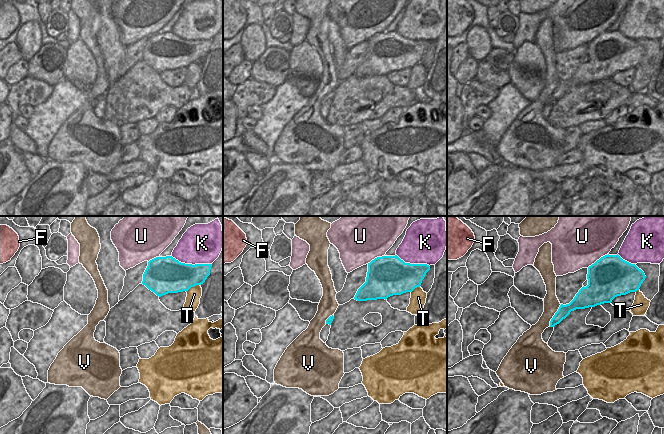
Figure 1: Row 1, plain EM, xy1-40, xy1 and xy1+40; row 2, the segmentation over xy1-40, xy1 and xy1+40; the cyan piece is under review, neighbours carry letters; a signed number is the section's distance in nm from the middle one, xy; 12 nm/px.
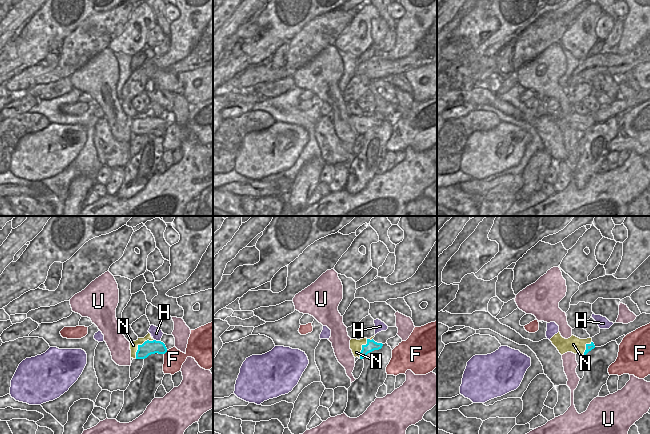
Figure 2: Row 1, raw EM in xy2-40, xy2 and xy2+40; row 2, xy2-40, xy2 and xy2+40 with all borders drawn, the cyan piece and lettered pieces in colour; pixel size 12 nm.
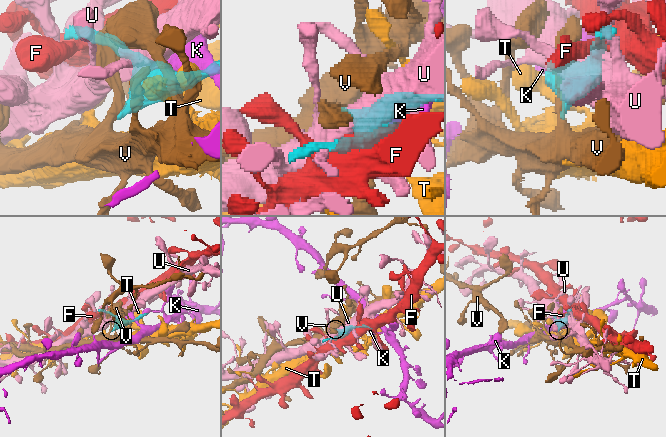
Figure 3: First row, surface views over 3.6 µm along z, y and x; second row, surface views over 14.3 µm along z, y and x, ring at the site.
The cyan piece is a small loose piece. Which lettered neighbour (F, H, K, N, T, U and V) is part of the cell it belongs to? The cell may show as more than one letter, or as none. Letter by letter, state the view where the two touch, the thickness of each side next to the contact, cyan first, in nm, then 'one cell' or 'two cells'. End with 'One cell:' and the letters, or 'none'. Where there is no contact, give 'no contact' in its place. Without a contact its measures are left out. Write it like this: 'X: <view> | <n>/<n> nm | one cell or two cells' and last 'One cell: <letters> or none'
F: xy2-40 | 170/240 nm | two cells
H: xy2-40 | 170/140 nm | two cells
K: xy1-40 | 380/460 nm | two cells
N: xy2-40 | 170/100 nm | one cell
T: xy1-40 | 380/170 nm | two cells
U: xy1+40 | 500/500 nm | two cells
V: xy1+40 | 140/190 nm | two cells
One cell: N

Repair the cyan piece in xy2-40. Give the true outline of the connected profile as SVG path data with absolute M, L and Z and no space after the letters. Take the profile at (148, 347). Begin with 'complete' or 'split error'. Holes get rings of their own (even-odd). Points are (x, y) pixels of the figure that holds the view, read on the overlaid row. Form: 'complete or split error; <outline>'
split error; M148 333L144 338L138 338L136 341L130 342L131 358L145 359L151 354L165 354L167 348L161 341L156 341Z

